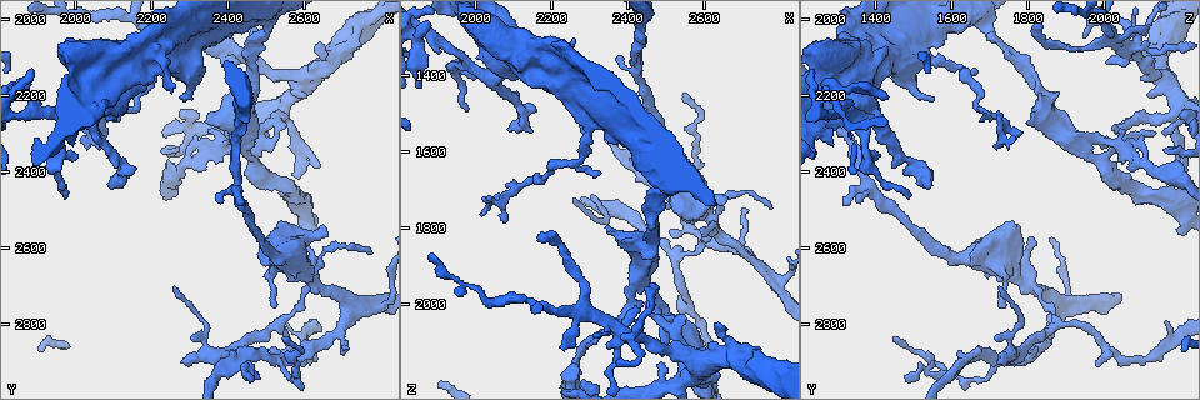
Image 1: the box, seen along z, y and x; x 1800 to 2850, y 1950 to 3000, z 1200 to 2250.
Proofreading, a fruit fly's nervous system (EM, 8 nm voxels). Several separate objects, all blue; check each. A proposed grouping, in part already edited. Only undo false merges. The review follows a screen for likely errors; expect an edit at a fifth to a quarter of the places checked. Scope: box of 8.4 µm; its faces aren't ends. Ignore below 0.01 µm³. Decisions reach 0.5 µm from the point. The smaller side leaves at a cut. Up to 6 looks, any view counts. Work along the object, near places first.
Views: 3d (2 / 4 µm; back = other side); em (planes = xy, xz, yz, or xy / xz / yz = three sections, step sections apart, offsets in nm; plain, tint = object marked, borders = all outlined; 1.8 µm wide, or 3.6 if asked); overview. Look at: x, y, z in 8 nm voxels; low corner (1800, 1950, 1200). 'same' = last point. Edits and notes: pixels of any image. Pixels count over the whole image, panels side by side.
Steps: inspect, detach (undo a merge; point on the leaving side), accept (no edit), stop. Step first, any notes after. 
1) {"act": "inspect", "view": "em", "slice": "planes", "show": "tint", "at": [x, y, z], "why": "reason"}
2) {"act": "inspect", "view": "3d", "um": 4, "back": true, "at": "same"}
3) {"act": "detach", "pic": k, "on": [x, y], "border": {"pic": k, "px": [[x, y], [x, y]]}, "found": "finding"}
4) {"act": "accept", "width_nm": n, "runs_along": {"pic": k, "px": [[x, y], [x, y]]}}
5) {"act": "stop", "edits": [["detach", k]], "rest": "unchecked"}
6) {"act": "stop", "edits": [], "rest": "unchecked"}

{"act": "inspect", "view": "3d", "um": 4, "at": [2070, 2215, 1365], "why": "abrupt turn"}

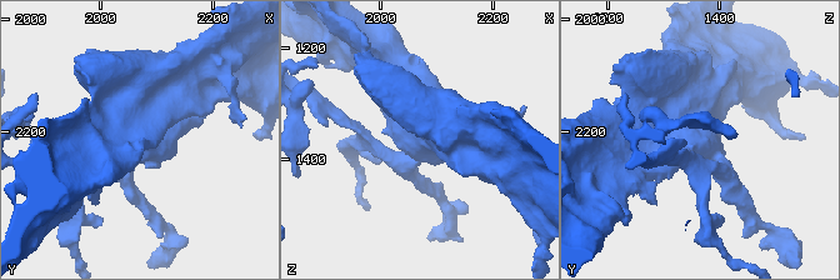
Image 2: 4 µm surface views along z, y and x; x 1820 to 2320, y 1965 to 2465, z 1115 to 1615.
{"act": "inspect", "view": "em", "um": 3.6, "slice": "yz", "step": 8, "show": "tint", "at": [2075, 2220, 1370], "why": "need the tissue"}

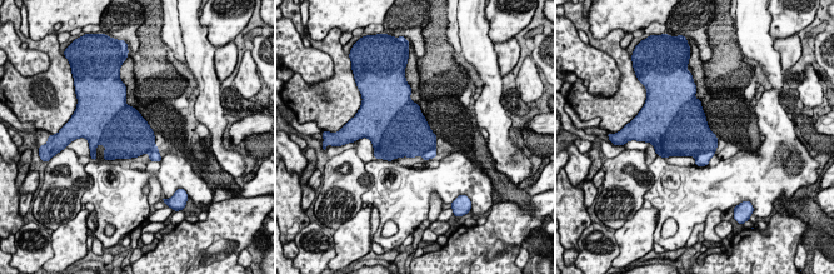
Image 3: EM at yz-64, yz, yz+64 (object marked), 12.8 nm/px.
{"act": "inspect", "view": "em", "um": 3.6, "slice": "planes", "show": "tint", "at": "same", "why": "cut it another way"}

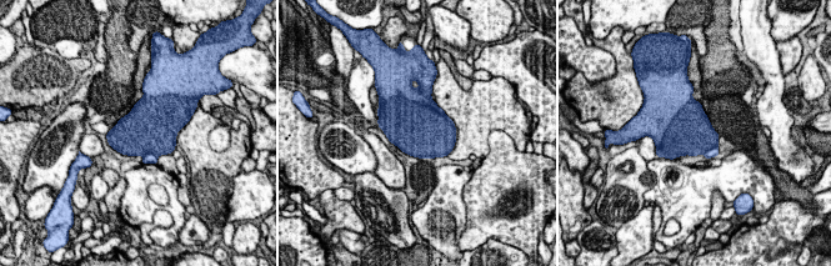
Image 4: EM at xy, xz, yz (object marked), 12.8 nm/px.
{"act": "detach", "pic": 4, "on": [149, 157], "border": {"pic": 4, "px": [[143, 155], [153, 154], [156, 157]]}, "found": "a second cell is stuck on"}

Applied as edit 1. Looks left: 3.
{"act": "inspect", "view": "overview"}

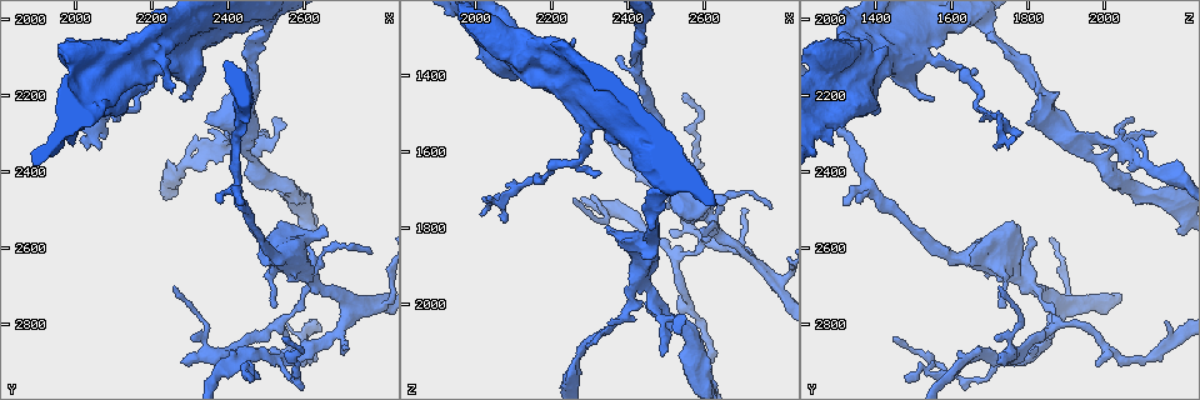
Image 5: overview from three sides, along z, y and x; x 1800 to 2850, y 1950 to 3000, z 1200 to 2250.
{"act": "inspect", "view": "3d", "um": 4, "at": [2300, 2095, 1535], "why": "small branch off a trunk"}

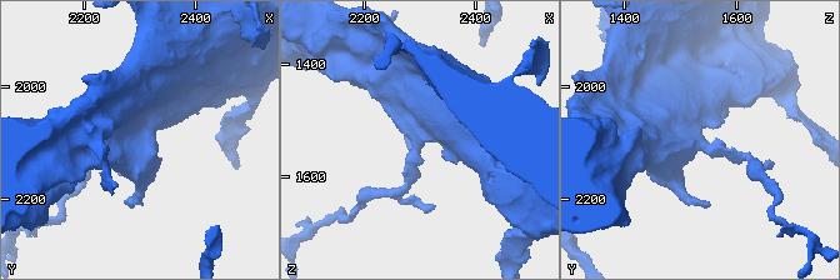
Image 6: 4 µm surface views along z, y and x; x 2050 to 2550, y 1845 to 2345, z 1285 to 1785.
{"act": "inspect", "view": "em", "slice": "planes", "show": "tint", "at": [2290, 2105, 1535], "arms": 4}

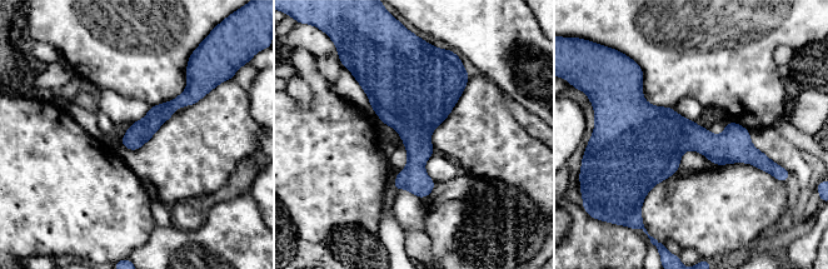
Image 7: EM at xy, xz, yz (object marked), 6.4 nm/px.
{"act": "accept", "width_nm": 150, "runs_along": {"pic": 7, "px": [[191, 91], [125, 143]]}, "found": "one cell here"}

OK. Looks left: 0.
{"act": "stop", "edits": [["detach", 4]], "rest": "unchecked"}

